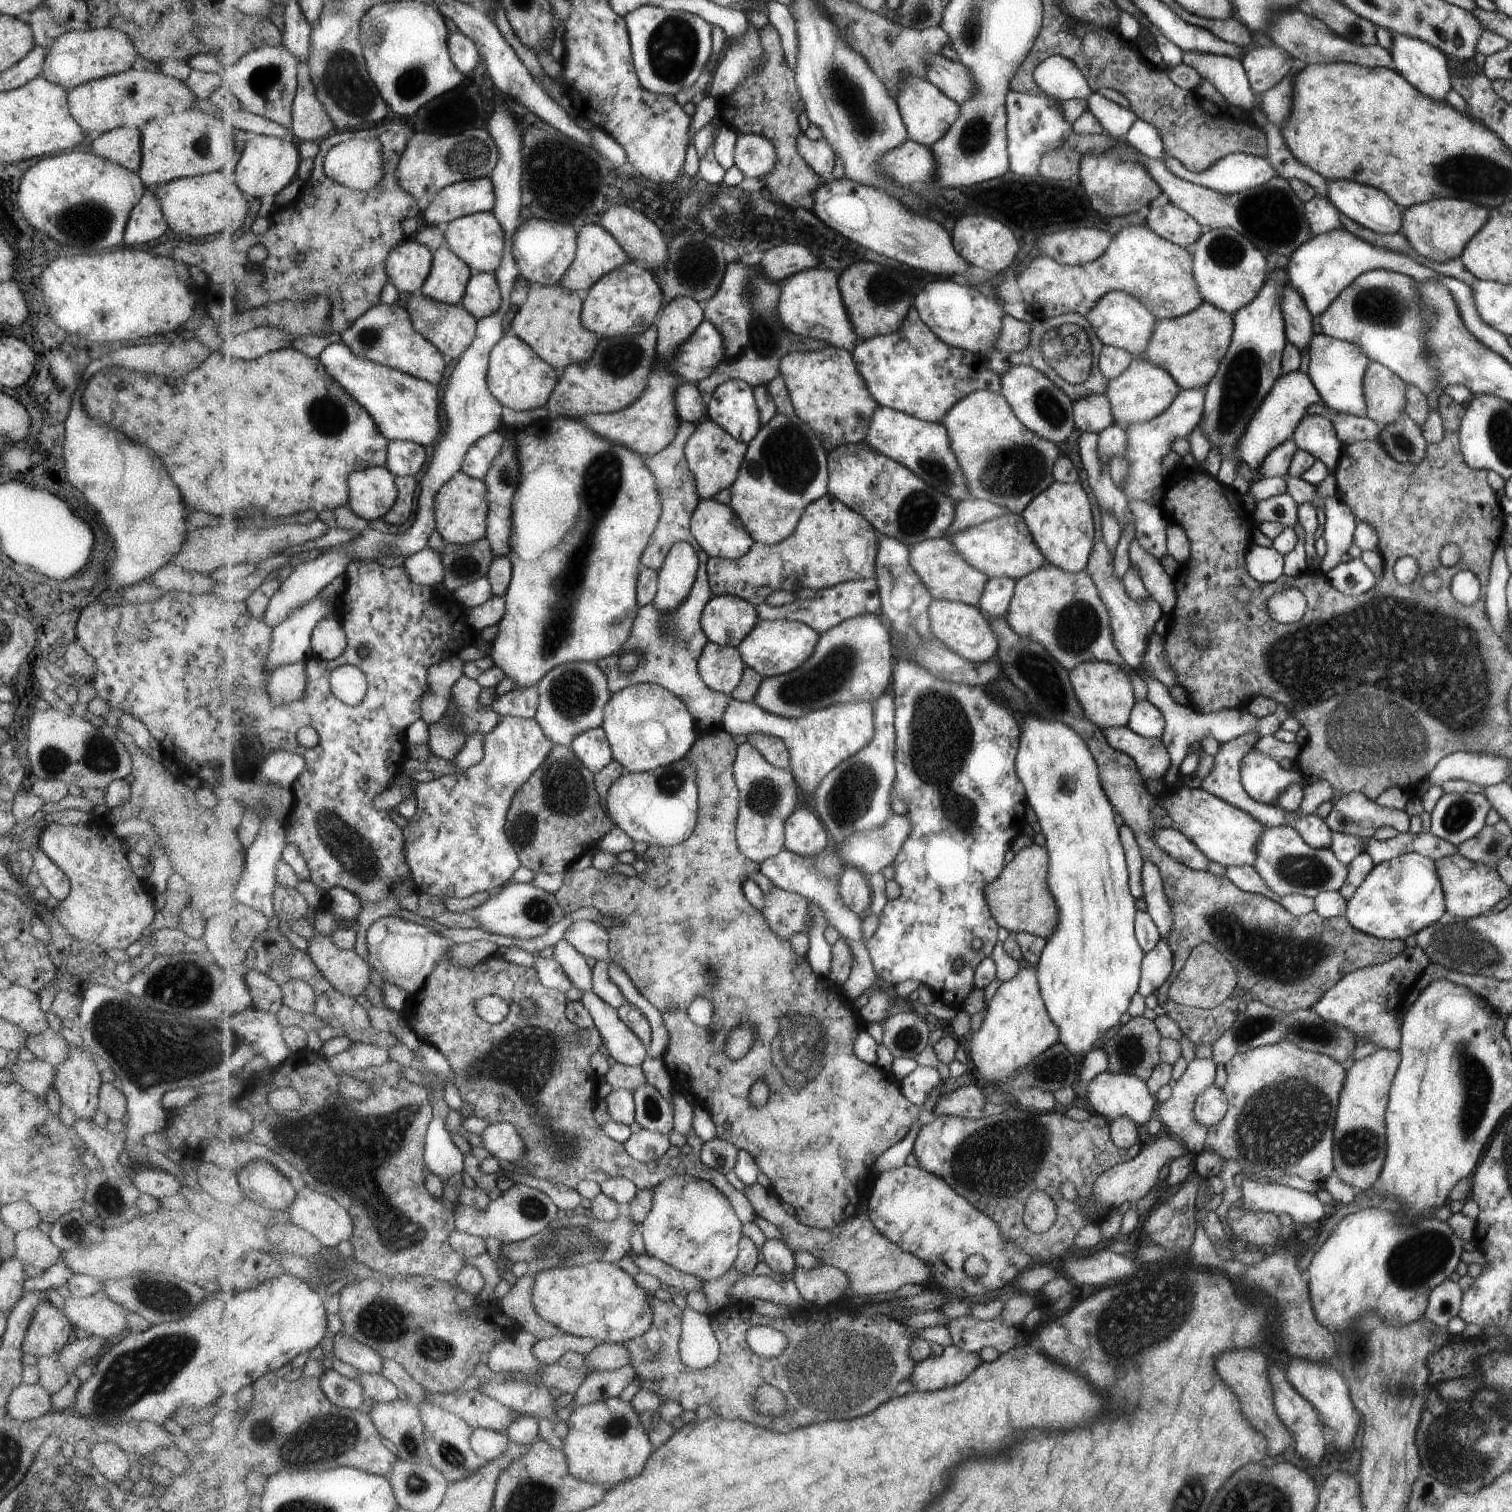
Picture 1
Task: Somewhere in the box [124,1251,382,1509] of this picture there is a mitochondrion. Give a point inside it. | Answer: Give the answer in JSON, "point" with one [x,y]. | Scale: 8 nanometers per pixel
{"point":[320,1440]}

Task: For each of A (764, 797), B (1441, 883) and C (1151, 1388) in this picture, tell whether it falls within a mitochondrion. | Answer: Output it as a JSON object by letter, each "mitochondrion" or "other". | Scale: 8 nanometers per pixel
{"A":"mitochondrion","B":"other","C":"other"}

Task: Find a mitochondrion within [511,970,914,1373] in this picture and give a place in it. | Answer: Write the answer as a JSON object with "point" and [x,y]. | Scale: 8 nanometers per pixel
{"point":[800,1042]}

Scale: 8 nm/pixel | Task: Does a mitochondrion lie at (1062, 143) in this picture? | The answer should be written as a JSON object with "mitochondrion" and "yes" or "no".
{"mitochondrion":"no"}

